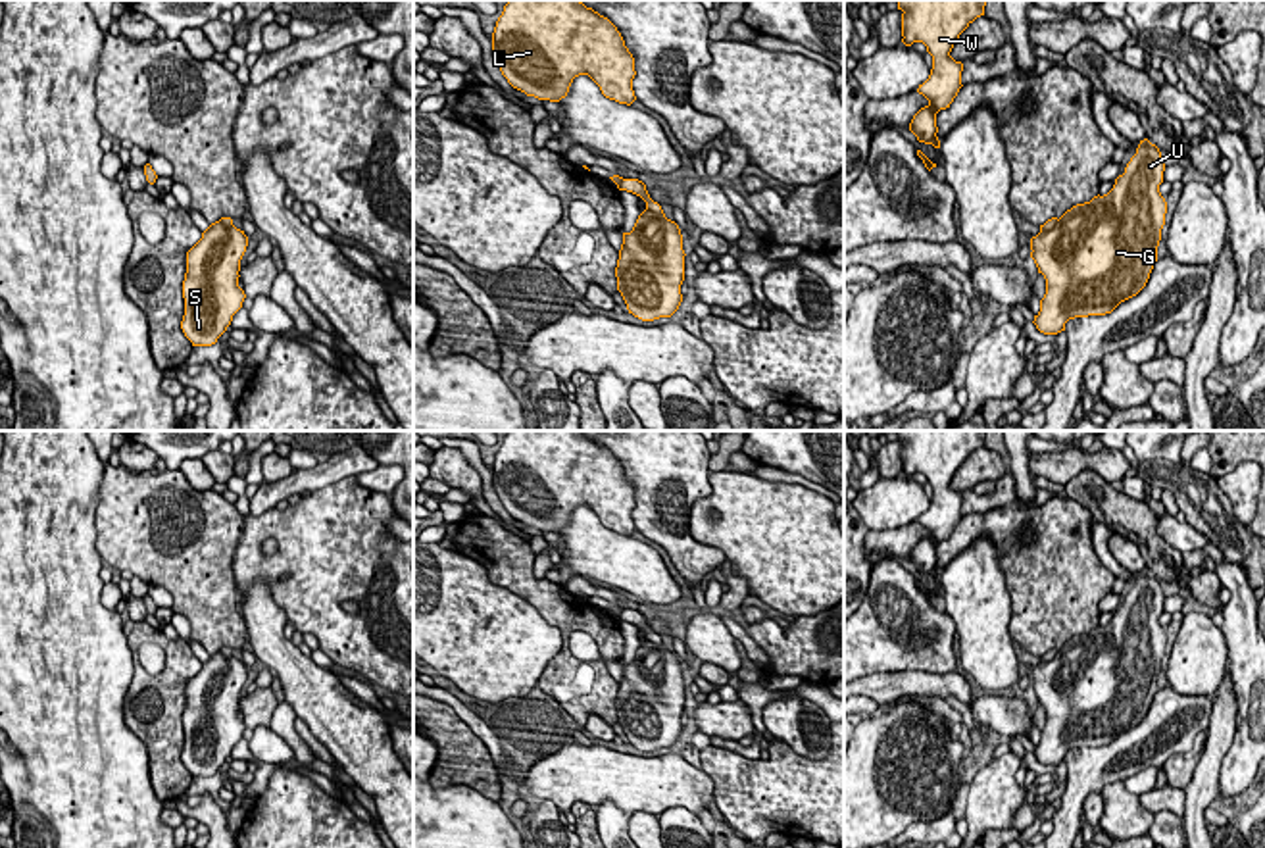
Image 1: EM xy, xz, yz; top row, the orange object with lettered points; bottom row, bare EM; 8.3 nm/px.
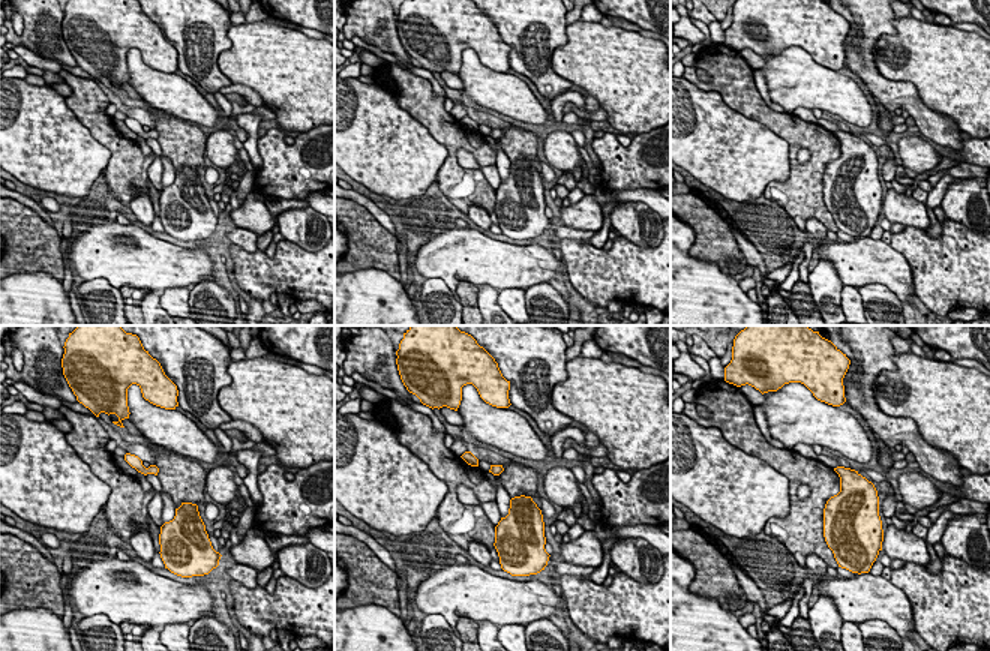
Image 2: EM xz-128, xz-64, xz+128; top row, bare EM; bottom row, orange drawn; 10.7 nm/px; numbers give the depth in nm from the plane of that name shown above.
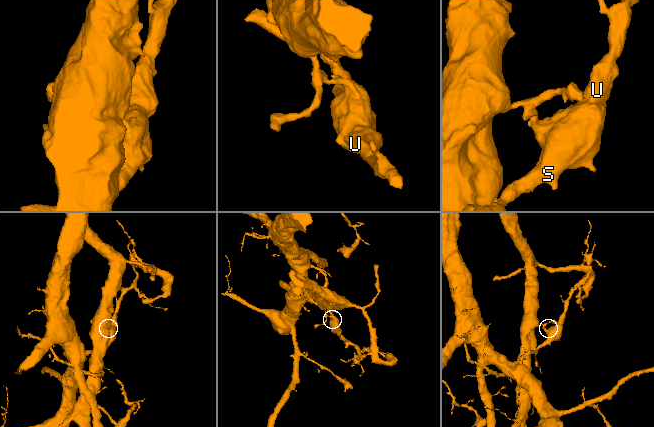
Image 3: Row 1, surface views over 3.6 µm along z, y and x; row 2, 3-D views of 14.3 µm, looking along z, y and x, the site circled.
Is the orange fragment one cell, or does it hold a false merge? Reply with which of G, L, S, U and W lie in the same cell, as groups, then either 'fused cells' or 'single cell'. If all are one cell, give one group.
G S U / L W | fused cells

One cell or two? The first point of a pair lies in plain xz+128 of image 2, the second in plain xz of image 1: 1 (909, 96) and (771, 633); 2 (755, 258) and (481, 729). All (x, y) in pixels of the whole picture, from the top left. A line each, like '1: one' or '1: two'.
1: two
2: one

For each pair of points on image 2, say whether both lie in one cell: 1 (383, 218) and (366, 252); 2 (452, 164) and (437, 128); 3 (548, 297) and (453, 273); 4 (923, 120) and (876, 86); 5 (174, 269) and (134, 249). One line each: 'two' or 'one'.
1: two
2: one
3: two
4: one
5: one

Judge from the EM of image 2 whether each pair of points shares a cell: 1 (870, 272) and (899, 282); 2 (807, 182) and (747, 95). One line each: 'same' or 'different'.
1: same
2: same

